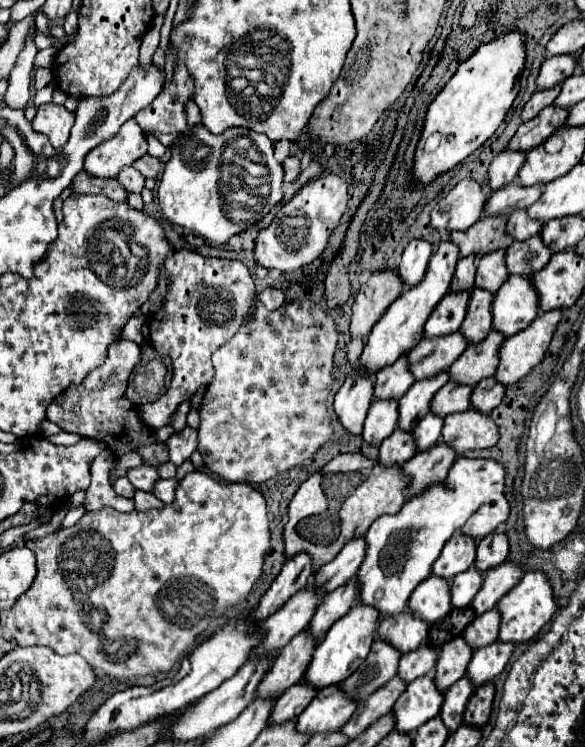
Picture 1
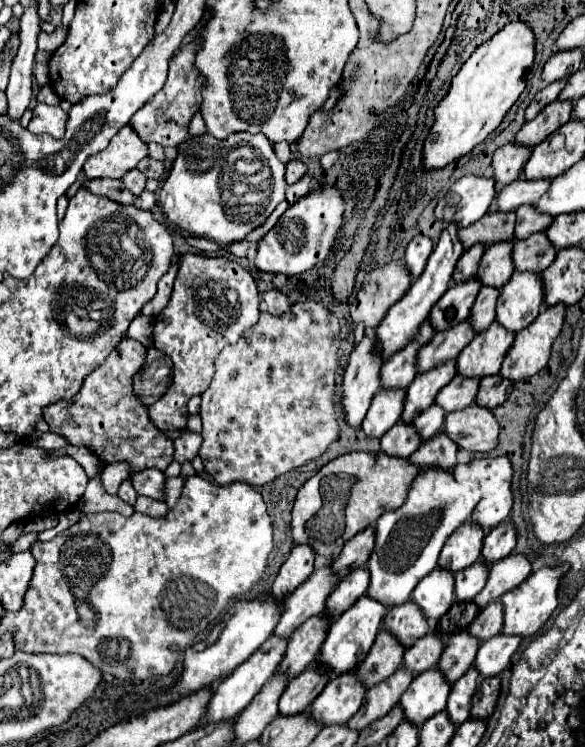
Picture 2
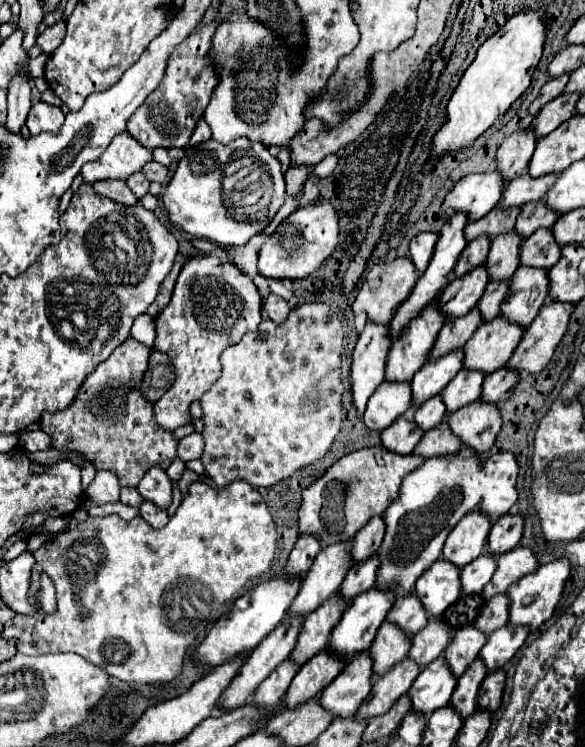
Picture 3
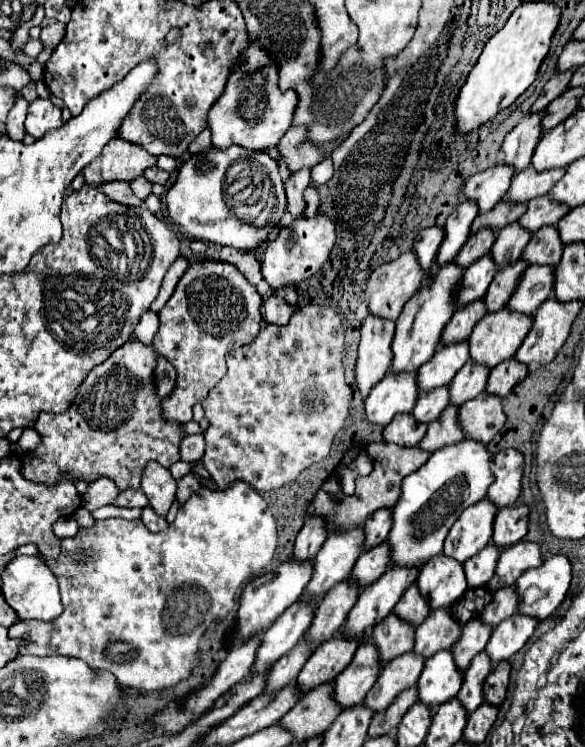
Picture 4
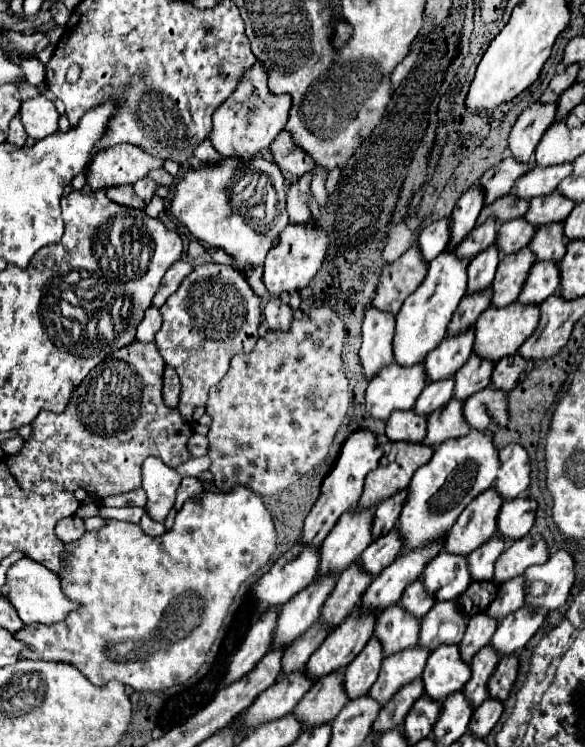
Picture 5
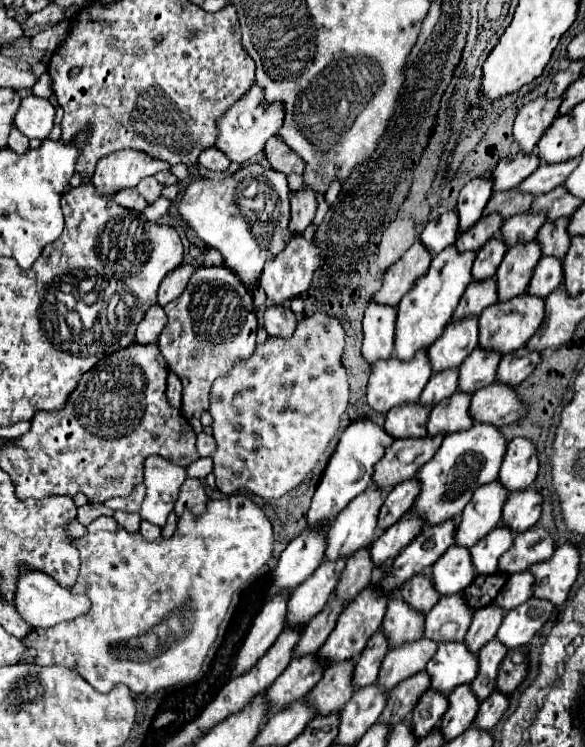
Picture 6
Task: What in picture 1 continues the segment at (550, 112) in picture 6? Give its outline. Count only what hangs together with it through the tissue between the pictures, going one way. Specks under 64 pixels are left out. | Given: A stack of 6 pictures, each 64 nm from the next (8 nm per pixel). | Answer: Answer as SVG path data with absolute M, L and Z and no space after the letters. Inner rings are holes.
M504 150L504 152L500 152L500 154L492 160L492 164L490 164L490 168L488 168L488 174L490 174L488 186L490 186L492 190L498 190L498 188L510 184L512 180L516 180L518 170L522 168L524 160L526 160L526 154L524 154L524 152L514 152L514 150Z

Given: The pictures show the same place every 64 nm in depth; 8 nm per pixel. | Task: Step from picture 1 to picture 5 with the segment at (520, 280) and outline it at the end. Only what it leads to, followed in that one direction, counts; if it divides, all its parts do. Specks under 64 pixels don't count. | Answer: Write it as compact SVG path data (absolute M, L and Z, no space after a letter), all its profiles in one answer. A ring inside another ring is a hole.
M536 262L518 296L518 302L540 304L558 290L558 284L560 284L558 264L556 262Z

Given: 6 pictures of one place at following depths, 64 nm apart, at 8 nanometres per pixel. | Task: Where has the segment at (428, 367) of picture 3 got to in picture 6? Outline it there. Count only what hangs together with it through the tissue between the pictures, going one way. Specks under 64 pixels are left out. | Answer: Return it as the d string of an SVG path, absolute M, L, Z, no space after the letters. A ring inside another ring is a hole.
M478 316L450 320L440 338L430 346L430 364L434 372L458 368L464 358L478 346Z

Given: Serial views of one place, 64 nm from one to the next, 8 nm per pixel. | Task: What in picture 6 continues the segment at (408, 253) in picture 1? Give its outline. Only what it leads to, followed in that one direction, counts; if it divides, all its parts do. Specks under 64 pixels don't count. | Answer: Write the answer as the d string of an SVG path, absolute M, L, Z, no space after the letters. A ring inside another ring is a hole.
M450 210L450 212L444 212L442 216L438 216L436 220L430 220L426 224L426 228L422 230L420 238L432 254L438 254L440 250L444 250L446 246L456 242L458 232L460 232L458 212Z

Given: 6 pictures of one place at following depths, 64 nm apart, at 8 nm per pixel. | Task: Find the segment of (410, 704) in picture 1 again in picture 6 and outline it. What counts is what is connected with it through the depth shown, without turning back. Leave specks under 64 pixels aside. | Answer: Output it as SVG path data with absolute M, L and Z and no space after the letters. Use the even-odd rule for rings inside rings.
M446 642L440 644L436 656L426 666L432 688L440 690L442 694L450 694L456 684L472 682L478 674L478 654L472 654L466 642Z

